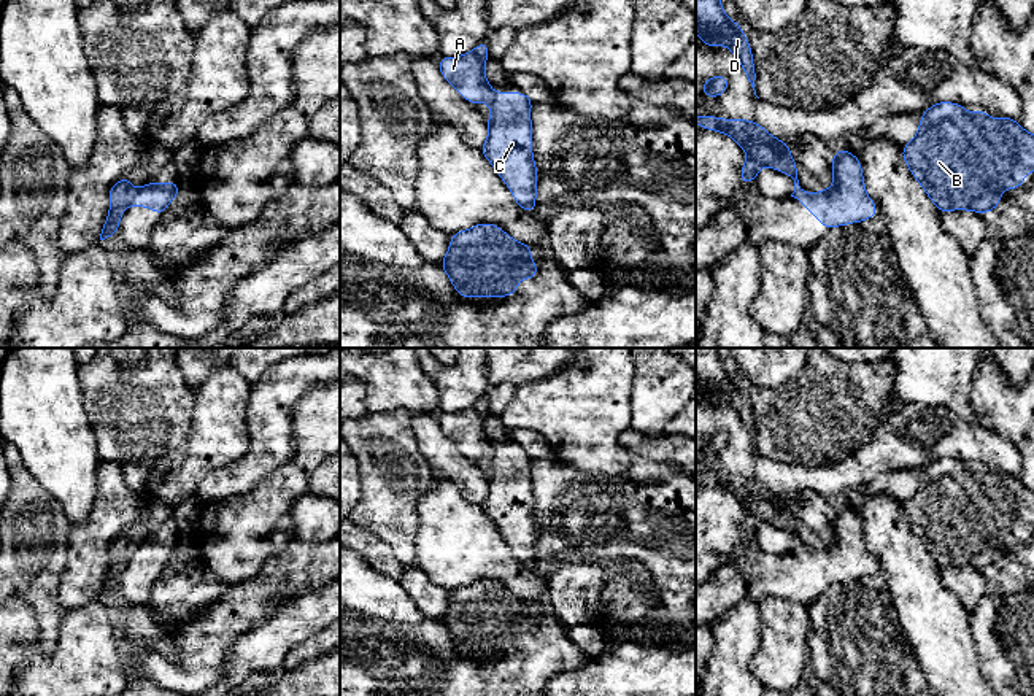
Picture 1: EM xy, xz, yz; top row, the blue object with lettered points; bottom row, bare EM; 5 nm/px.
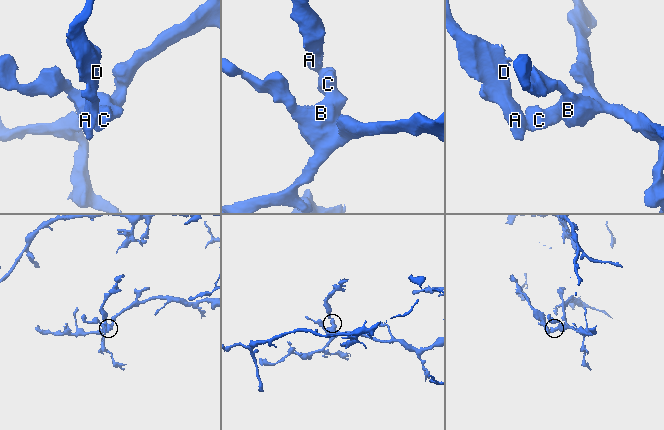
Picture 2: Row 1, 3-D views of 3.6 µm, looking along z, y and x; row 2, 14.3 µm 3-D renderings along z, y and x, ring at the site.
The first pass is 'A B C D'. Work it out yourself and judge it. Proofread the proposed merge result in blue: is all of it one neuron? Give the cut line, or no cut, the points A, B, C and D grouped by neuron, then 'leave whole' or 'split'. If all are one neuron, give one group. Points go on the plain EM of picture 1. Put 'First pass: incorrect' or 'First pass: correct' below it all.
cut none; groups A B C D; leave whole
First pass: correct

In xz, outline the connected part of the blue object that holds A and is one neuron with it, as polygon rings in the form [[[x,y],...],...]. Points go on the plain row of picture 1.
[[[488,396],[461,413],[440,413],[443,434],[470,459],[491,459],[489,493],[480,504],[511,545],[516,559],[534,570],[537,556],[537,523],[532,515],[532,453],[519,448],[496,450],[484,434]]]

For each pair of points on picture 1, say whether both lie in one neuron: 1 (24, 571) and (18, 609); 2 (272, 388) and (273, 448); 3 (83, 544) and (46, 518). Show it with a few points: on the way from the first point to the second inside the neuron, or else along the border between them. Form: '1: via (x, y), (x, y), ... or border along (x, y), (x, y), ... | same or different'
1: border along (16, 595), (37, 615) | different
2: via (272, 402), (272, 434) | same
3: border along (70, 525), (62, 571) | different

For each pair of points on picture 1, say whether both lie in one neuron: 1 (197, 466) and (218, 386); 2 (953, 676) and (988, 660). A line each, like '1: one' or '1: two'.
1: one
2: two

